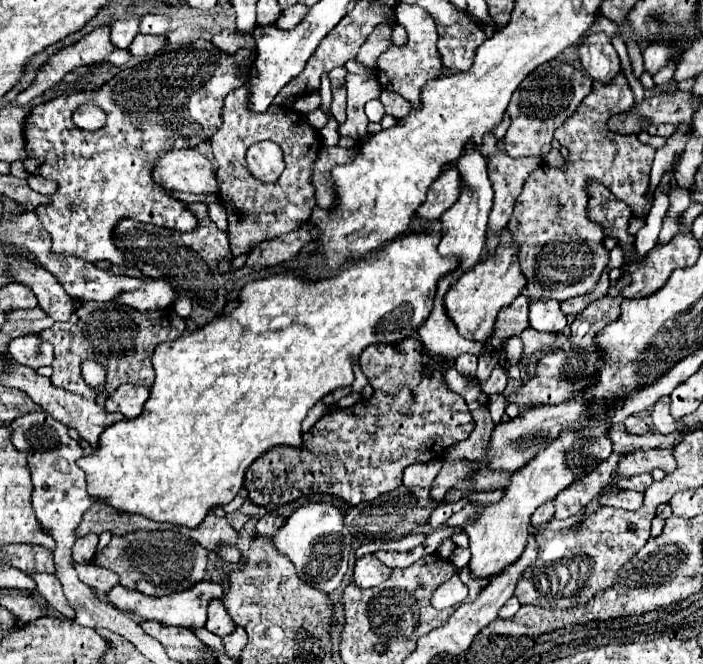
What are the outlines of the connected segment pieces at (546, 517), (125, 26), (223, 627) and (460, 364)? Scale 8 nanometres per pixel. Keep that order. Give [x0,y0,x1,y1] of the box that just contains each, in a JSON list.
[[532,502,554,526],[110,16,140,48],[208,602,236,636],[456,354,478,376]]

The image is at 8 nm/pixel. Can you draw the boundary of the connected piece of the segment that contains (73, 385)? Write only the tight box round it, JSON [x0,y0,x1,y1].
[40,302,186,398]

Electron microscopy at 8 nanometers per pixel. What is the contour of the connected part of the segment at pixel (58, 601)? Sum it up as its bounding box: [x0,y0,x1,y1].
[32,574,76,618]

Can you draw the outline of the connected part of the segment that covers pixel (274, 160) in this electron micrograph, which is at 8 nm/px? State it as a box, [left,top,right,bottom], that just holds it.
[246,142,285,182]

